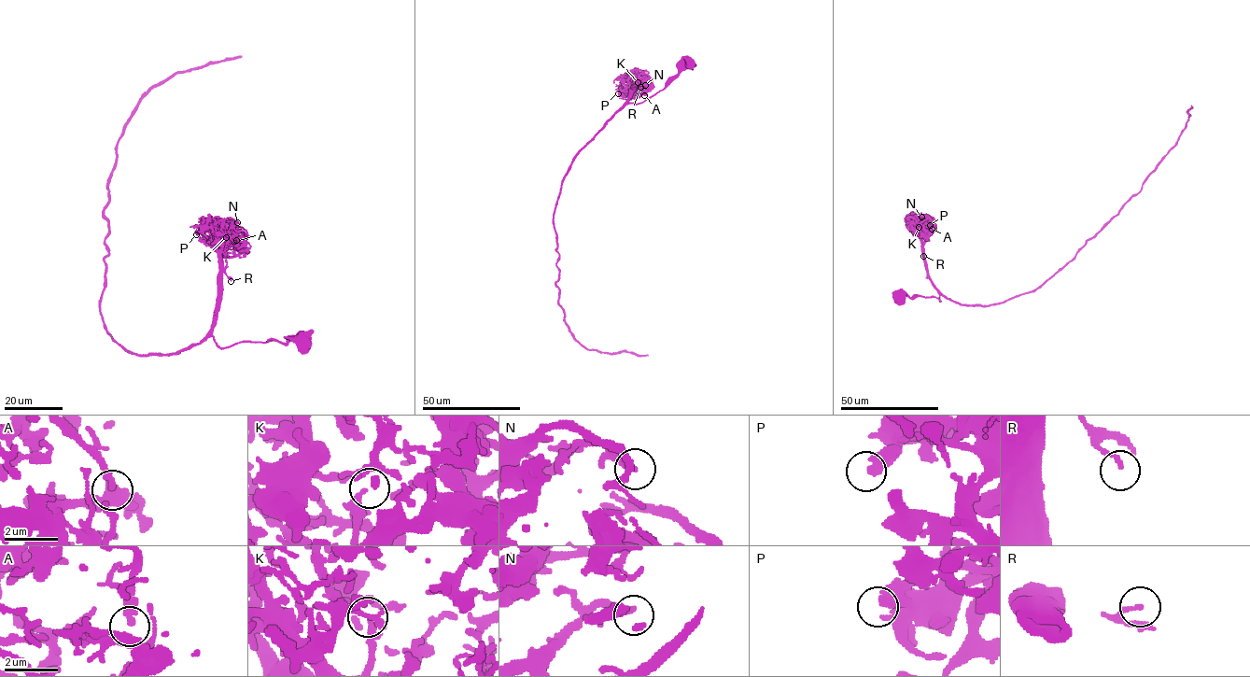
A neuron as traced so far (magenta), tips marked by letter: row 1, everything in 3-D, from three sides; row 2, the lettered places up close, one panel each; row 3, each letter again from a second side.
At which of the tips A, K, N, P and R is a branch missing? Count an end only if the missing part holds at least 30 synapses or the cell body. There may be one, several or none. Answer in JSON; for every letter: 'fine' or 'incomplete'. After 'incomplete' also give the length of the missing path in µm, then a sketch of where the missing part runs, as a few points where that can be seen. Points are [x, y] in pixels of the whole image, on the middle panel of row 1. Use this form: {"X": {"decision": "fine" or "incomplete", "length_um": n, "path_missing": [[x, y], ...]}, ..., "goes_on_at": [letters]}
{"A": {"decision": "fine"}, "K": {"decision": "fine"}, "N": {"decision": "fine"}, "P": {"decision": "fine"}, "R": {"decision": "fine"}, "goes_on_at": []}

